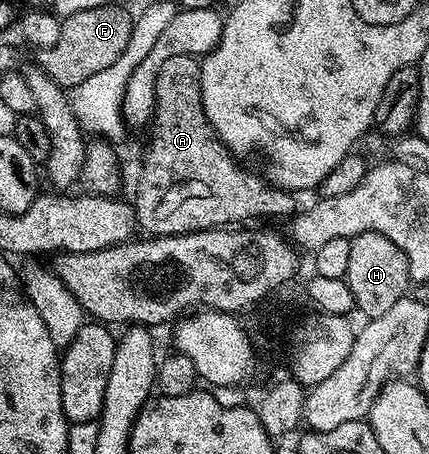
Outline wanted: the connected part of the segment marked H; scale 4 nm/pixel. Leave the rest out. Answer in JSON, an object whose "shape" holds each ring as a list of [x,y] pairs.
{"shape":[[[361,231],[351,238],[349,245],[349,269],[345,269],[345,279],[349,285],[349,293],[353,293],[355,311],[367,319],[381,317],[381,313],[397,305],[408,294],[413,280],[409,273],[409,261],[389,237],[381,237],[381,233]]]}

